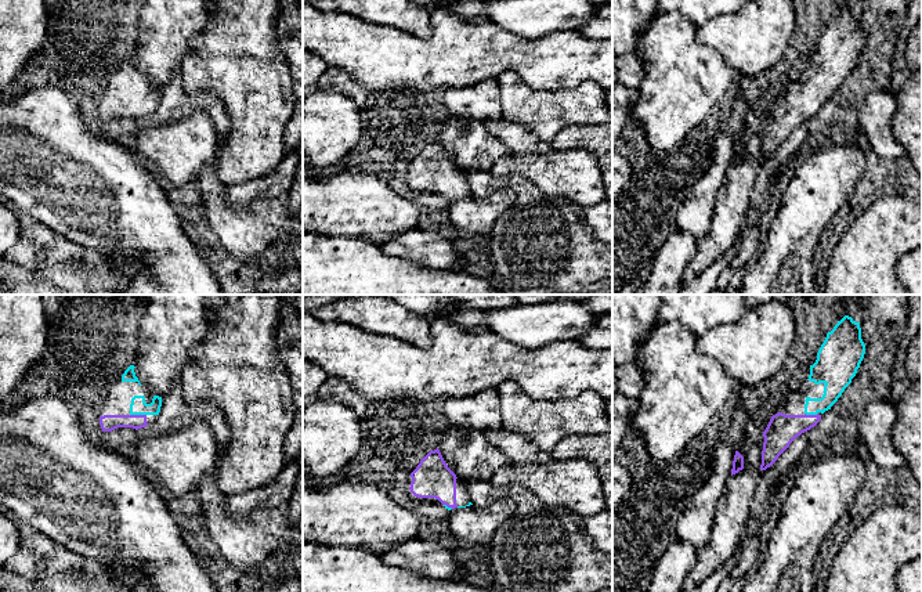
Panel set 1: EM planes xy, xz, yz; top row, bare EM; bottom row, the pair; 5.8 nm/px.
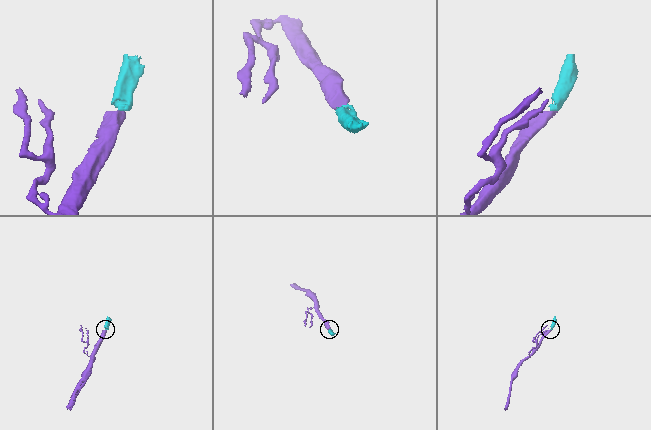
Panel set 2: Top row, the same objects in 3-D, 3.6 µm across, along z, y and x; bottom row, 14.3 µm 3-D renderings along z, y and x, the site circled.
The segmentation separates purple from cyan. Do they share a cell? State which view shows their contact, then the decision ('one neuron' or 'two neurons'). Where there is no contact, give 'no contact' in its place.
xy | one neuron

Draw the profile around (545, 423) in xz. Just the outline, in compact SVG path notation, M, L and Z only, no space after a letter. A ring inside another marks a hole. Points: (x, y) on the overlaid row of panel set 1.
M513 380L503 382L496 390L502 408L502 427L527 437L543 452L552 454L564 437L596 436L612 430L612 419L607 412L607 401L593 391L585 391L563 401L542 403L529 398Z

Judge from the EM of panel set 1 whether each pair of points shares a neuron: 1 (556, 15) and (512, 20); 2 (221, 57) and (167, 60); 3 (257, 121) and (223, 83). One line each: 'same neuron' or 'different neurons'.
1: same neuron
2: different neurons
3: same neuron

